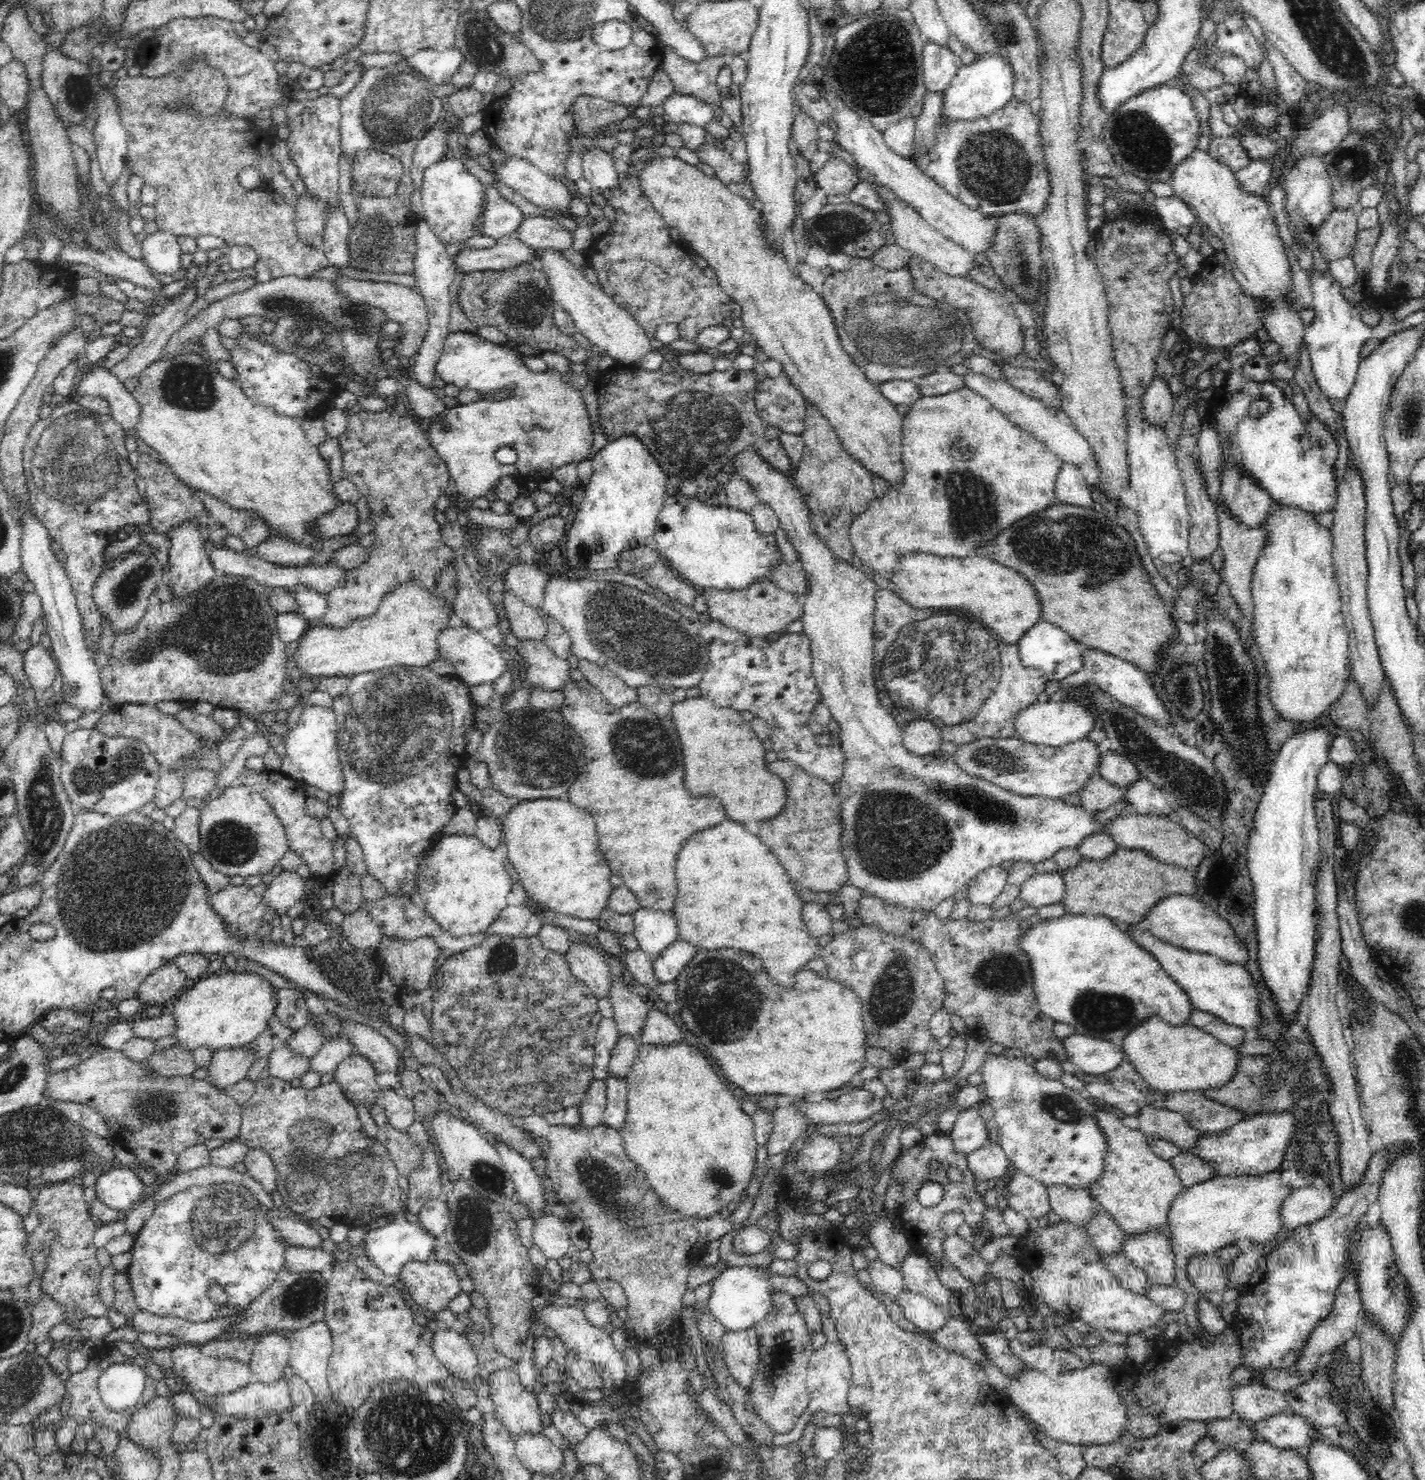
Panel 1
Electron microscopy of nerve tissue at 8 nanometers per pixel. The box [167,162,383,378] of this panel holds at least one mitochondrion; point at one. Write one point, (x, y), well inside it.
(313, 339)

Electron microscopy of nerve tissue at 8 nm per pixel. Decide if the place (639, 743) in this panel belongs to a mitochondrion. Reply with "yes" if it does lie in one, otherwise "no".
yes

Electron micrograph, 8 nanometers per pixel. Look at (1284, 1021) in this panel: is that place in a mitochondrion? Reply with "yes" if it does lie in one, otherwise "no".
no

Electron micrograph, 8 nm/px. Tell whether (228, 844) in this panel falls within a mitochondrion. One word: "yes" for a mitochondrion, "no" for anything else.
yes

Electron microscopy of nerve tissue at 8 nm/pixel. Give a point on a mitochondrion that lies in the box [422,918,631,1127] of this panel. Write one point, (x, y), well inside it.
(501, 957)

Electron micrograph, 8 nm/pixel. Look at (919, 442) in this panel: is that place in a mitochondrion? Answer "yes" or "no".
no

